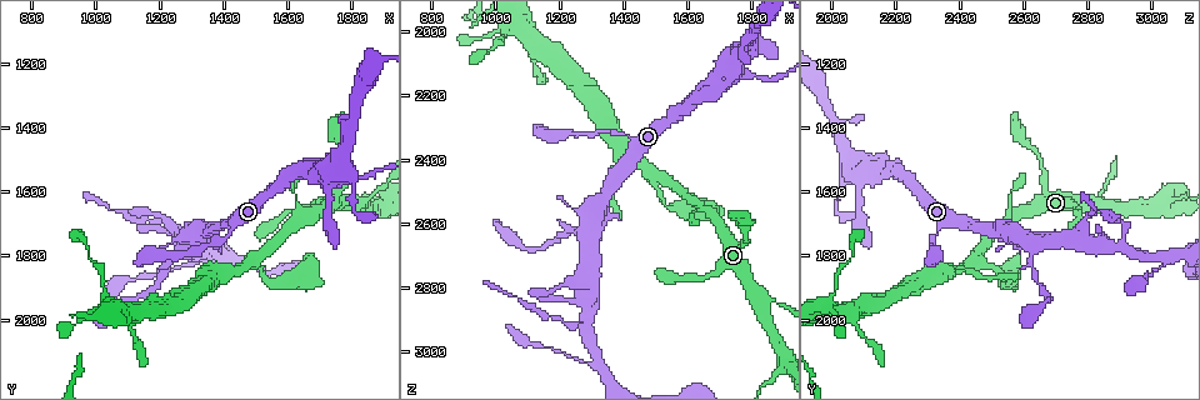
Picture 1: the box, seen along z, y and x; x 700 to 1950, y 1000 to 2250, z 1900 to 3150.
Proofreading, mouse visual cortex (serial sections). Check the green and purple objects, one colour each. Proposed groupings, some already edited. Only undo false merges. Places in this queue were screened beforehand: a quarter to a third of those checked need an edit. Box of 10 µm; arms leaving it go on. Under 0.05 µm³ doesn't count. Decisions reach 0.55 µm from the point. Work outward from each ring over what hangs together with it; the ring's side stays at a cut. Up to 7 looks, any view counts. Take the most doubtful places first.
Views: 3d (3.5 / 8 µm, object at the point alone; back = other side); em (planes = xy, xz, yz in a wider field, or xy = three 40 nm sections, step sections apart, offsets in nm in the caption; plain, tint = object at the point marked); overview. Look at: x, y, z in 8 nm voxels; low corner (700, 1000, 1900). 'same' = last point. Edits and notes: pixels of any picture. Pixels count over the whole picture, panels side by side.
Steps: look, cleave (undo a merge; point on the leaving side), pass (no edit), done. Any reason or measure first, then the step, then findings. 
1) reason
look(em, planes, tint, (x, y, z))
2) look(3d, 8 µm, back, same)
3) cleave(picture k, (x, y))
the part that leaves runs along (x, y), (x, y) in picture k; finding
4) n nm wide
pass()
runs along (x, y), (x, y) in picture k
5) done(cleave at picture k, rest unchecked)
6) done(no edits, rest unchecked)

sharp bend
look(3d, 3.5 µm, (1280, 1770, 2920))

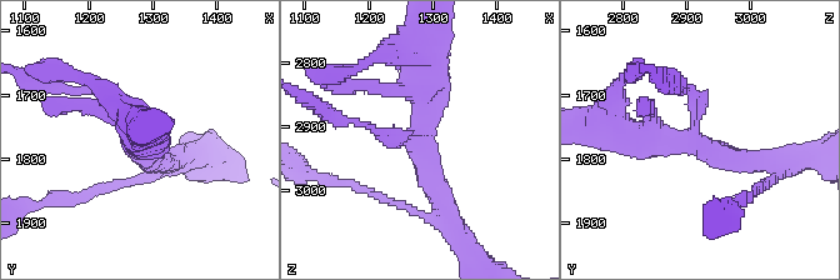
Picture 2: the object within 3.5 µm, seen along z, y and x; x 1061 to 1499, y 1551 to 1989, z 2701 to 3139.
3 arms; arms of 150, 300, 500 nm
look(em, xy, step 1, tint, (1280, 1775, 2910))

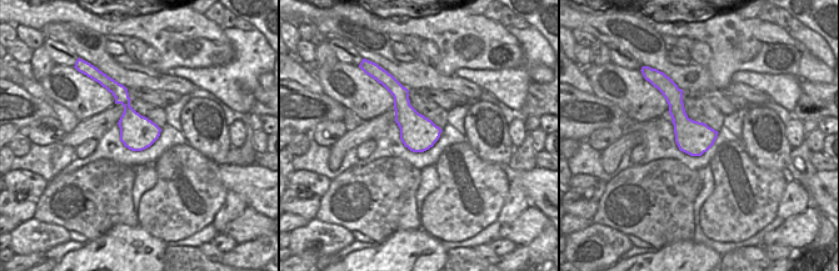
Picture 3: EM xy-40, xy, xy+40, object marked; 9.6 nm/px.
pass()
runs along (615, 129), (765, 163) in picture 2; one cell here

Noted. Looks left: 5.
thin arm on a thick one
look(3d, 3.5 µm, (1830, 1630, 2850))

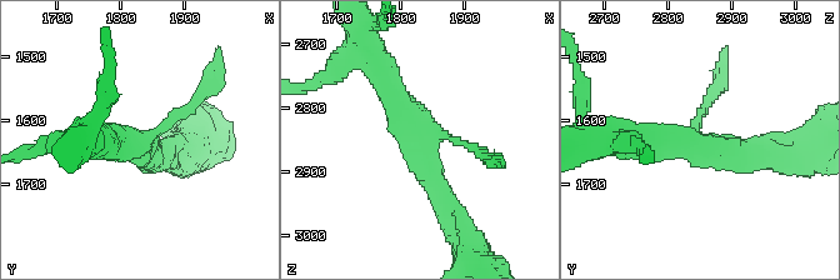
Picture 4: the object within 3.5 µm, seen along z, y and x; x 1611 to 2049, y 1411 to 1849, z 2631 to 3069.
now the EM
look(em, xy, step 3, tint, (1830, 1645, 2845))

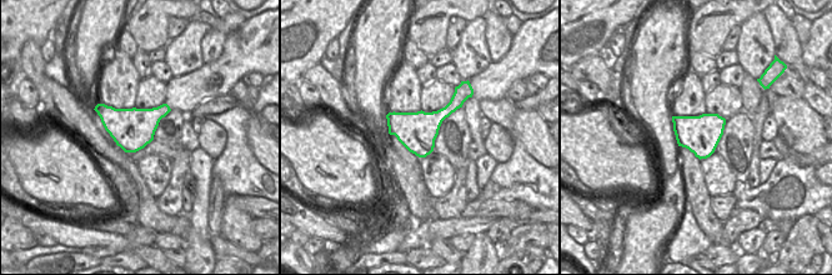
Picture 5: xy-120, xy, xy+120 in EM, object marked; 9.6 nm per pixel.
look(em, planes, tint, same)

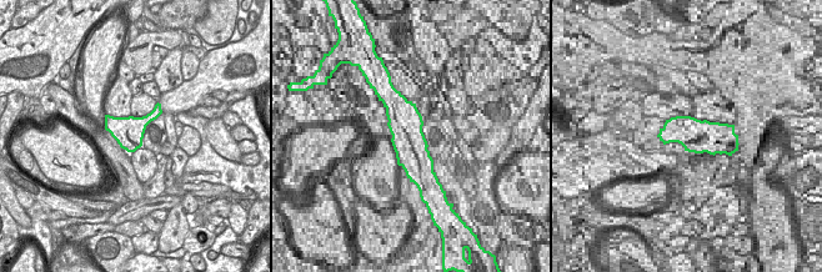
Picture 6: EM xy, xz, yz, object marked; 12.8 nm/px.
arms of 100, 300, 350 nm
pass()
runs along (378, 68), (448, 211) in picture 4; continuous, no second cell

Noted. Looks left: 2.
look(3d, 3.5 µm, (1610, 1670, 2770))

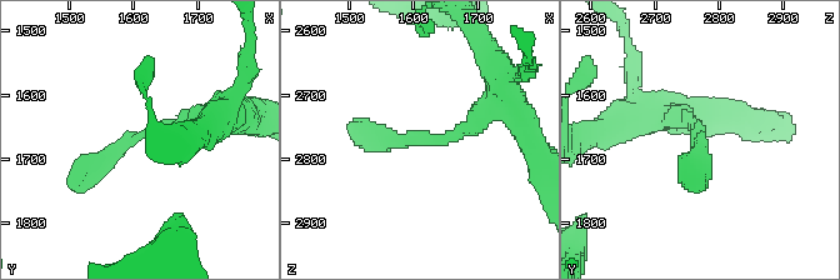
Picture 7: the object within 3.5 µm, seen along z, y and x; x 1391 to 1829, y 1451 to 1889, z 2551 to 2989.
shape alone is not enough
look(em, xy, step 1, tint, (1605, 1660, 2770))

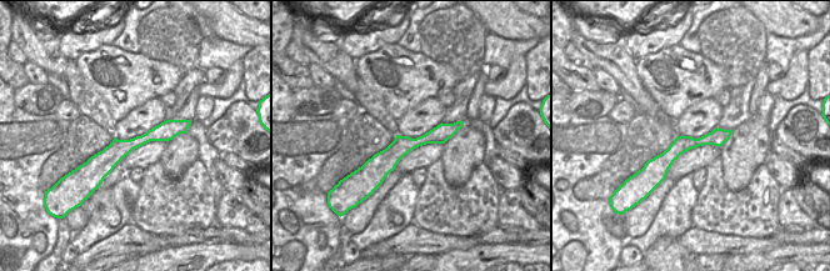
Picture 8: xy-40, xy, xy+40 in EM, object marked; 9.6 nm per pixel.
190 nm wide
pass()
runs along (184, 128), (85, 166) in picture 8; all the same cell

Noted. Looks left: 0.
done(no edits, rest unchecked)

